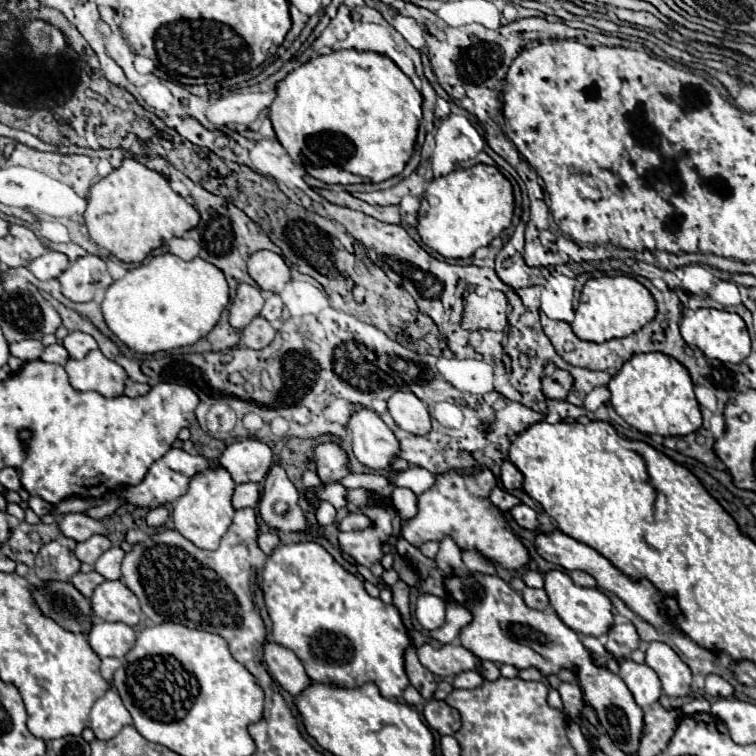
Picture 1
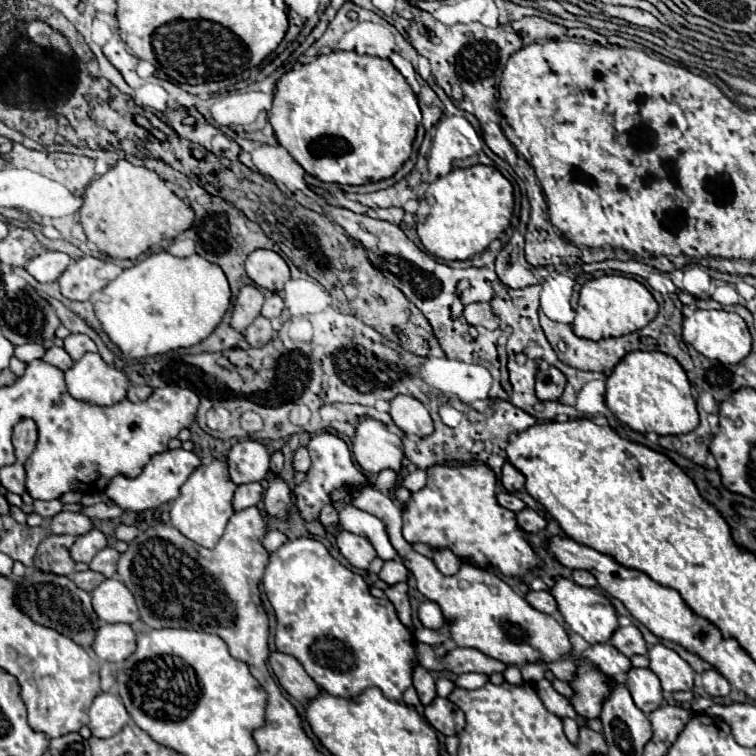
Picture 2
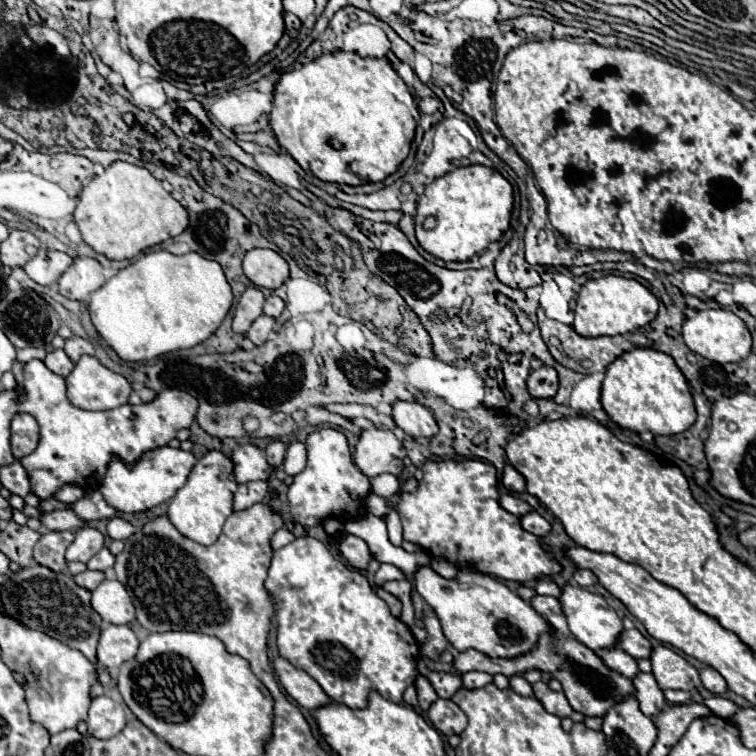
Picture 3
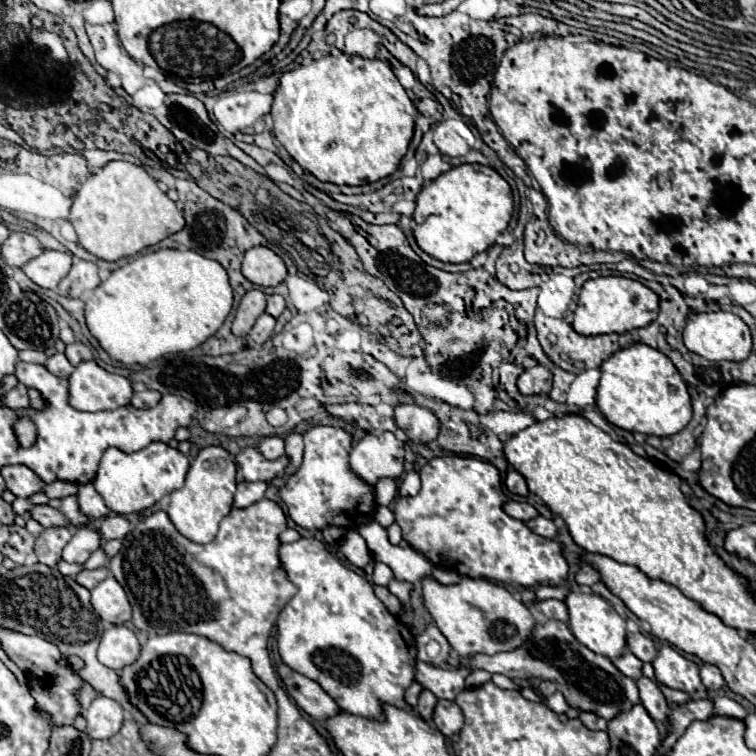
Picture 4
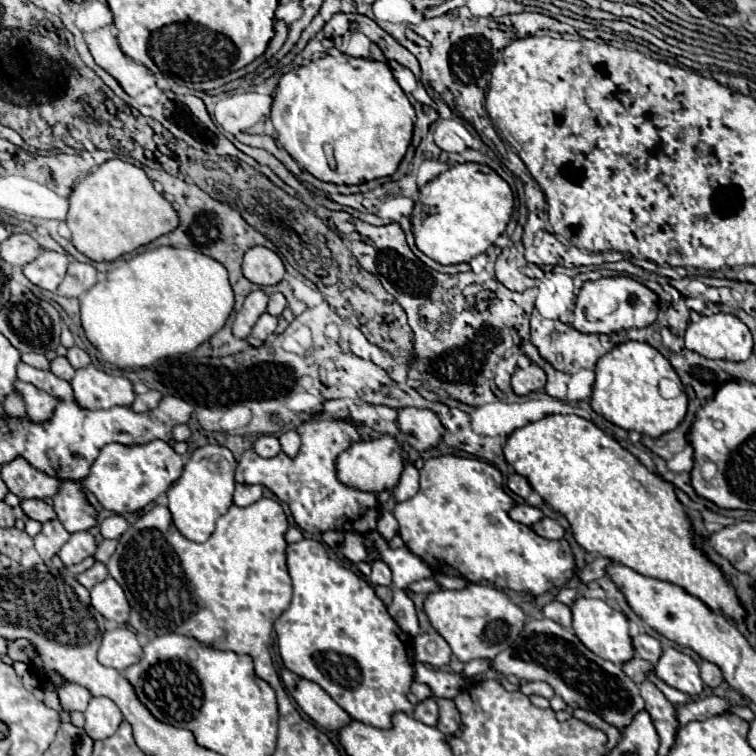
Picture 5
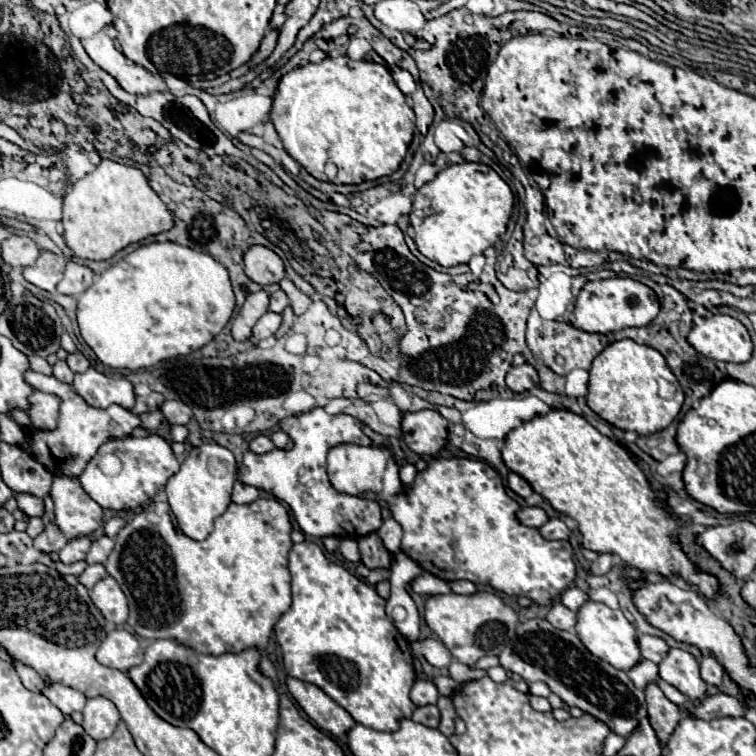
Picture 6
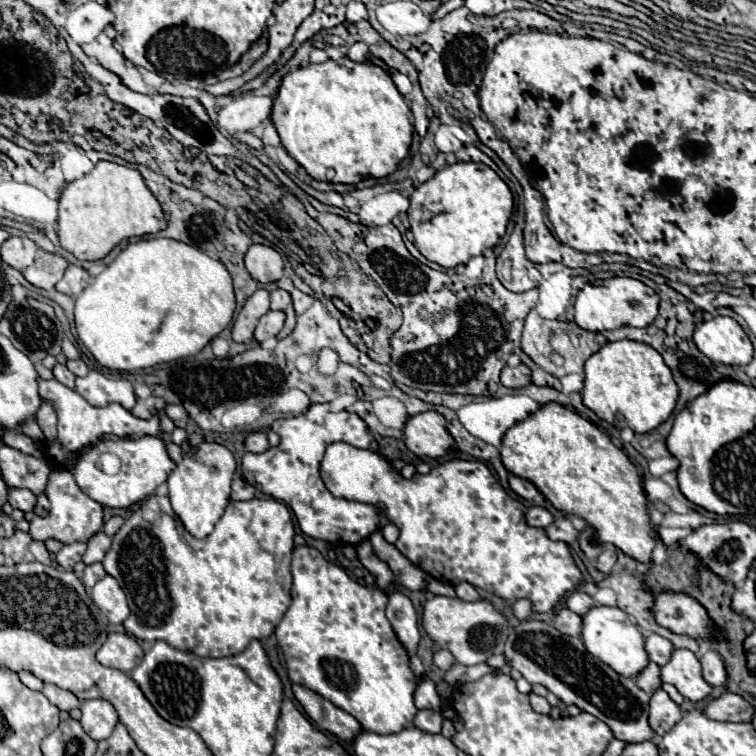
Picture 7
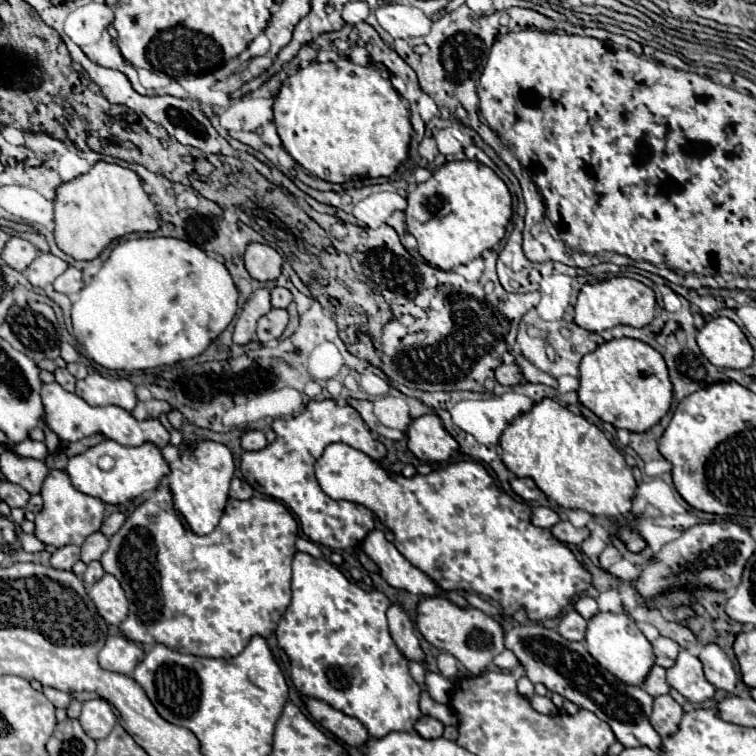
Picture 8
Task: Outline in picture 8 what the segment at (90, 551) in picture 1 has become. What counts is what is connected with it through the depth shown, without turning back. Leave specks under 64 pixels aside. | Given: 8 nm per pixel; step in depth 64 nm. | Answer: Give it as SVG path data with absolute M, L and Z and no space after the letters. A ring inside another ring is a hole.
M70 544L70 546L58 548L52 554L50 564L52 564L52 568L58 568L58 570L72 570L74 562L78 562L78 560L80 560L80 546Z

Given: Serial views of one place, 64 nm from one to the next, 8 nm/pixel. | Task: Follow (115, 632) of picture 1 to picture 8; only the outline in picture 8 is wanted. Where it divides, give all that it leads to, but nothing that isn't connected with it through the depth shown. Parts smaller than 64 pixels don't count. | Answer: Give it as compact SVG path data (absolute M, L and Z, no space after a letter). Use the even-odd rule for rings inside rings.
M122 634L108 636L104 648L98 654L98 662L102 668L112 670L112 672L120 672L126 676L130 676L134 672L136 664L142 658L144 658L144 650L136 642L128 640Z

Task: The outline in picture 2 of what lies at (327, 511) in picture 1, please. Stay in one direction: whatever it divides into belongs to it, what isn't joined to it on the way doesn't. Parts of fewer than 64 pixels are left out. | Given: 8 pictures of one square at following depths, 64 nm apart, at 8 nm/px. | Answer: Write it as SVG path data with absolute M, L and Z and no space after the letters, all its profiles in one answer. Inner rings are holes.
M326 504L320 512L320 518L318 518L324 526L330 526L330 524L336 524L338 522L338 512L332 508L332 504Z

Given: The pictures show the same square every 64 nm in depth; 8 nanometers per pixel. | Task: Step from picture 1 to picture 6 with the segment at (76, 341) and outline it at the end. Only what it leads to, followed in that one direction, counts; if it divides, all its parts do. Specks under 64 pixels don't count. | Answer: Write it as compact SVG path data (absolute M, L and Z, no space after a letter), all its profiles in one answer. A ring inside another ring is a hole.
M72 352L72 354L68 354L68 358L66 358L66 362L68 362L68 366L74 370L74 372L84 372L90 364L88 364L88 360L86 360L86 356L82 354L82 352Z

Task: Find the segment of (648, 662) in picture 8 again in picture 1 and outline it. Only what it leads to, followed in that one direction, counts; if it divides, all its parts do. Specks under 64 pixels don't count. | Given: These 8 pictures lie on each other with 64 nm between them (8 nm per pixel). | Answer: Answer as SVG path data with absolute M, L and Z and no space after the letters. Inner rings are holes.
M550 570L544 574L544 590L550 598L550 606L562 618L562 622L578 634L602 636L612 626L612 604L604 592L598 588L580 588L562 570Z

